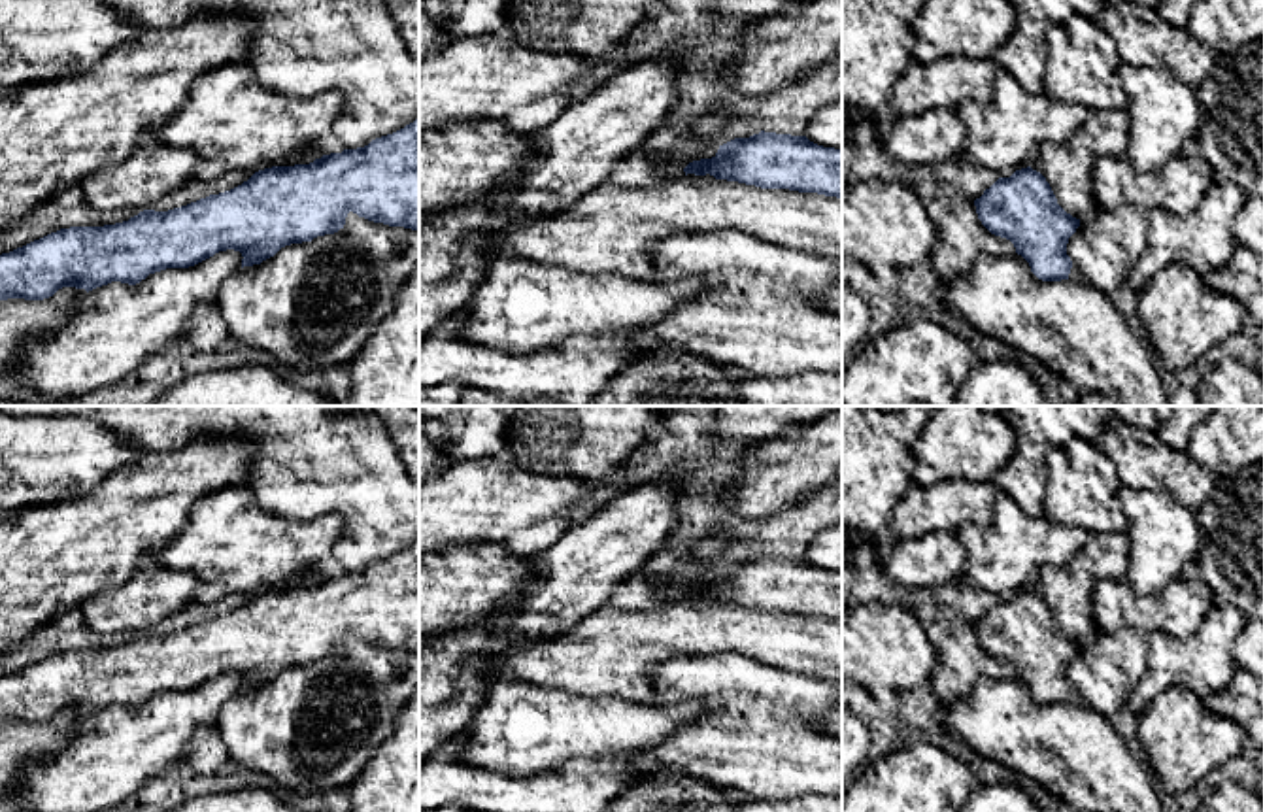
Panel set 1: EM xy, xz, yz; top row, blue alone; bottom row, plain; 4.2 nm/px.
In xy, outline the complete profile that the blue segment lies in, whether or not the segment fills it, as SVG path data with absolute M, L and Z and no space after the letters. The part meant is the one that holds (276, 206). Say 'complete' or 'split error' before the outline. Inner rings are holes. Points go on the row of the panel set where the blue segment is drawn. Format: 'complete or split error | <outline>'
complete | M419 117L364 147L323 155L310 164L272 166L242 185L168 211L143 210L104 227L70 227L0 255L0 300L43 300L62 287L87 293L121 281L136 285L166 268L189 268L219 251L242 253L242 268L291 244L334 234L353 211L374 223L419 230Z

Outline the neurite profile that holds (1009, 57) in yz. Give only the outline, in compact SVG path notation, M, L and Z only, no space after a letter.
M1008 0L1016 13L1018 30L995 55L1001 68L1008 70L1025 91L1044 93L1044 79L1035 72L1044 70L1050 26L1074 15L1095 19L1104 0Z

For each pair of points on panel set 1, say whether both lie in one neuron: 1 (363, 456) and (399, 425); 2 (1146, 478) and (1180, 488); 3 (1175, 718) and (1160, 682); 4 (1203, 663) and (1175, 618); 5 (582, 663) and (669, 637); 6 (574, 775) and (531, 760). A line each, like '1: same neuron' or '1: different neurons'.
1: different neurons
2: same neuron
3: different neurons
4: different neurons
5: same neuron
6: different neurons

